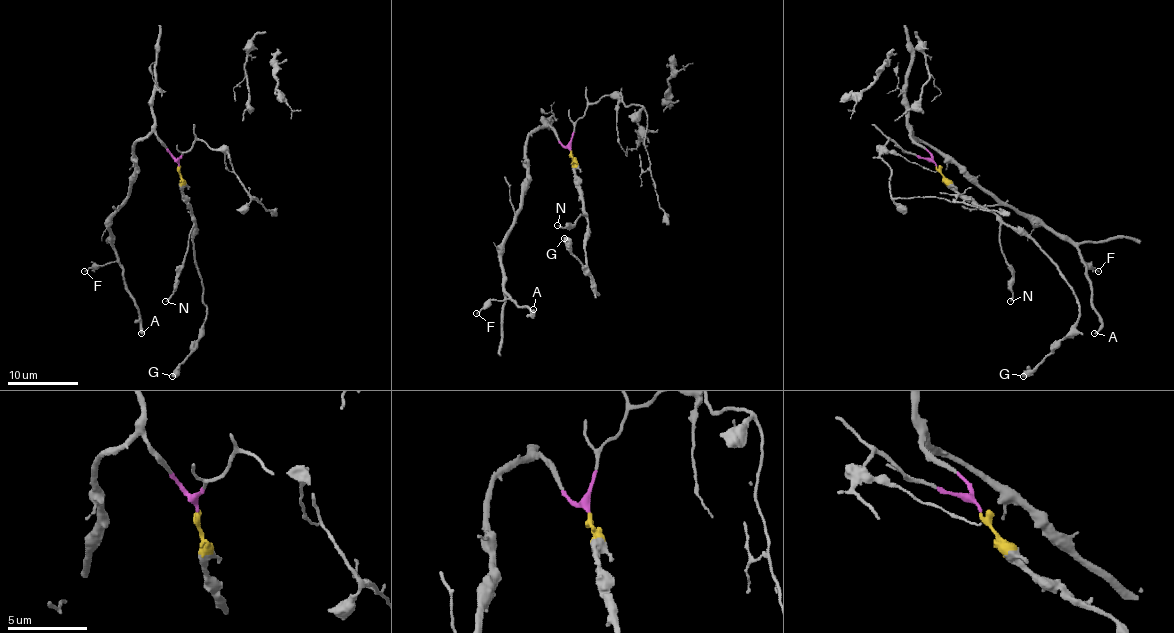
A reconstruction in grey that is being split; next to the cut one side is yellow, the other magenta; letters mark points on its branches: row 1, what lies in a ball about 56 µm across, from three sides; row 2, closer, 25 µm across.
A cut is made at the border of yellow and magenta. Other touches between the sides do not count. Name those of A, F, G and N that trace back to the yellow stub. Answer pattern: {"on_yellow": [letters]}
{"on_yellow": ["G", "N"]}

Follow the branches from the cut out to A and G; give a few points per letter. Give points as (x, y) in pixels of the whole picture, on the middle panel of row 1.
A: (569, 150), (548, 125), (527, 141), (527, 191), (504, 236), (502, 287), (532, 316), (534, 309)
G: (569, 150), (575, 186), (587, 221), (585, 264), (598, 294), (596, 284), (564, 237)

